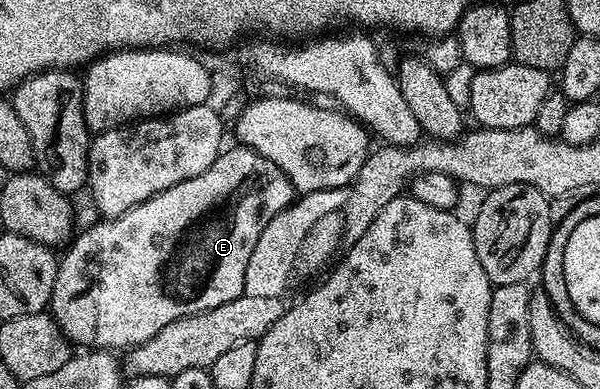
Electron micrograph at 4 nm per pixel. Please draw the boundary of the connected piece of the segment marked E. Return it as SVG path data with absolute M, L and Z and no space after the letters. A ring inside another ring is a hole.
M227 147L216 158L216 162L212 162L212 166L208 166L208 170L204 170L204 174L196 174L196 178L188 178L188 182L180 182L176 186L148 198L142 204L137 204L135 208L129 208L124 214L113 218L99 219L97 221L99 224L92 225L87 232L79 231L73 237L72 243L65 249L66 257L63 255L58 265L56 286L52 290L49 307L54 320L71 345L86 344L82 346L90 350L119 350L118 348L129 350L137 344L143 344L148 338L152 338L152 334L164 330L164 326L168 326L168 322L176 322L185 316L207 312L216 306L224 306L236 297L243 295L244 274L252 250L256 247L257 239L260 238L264 228L268 226L268 222L291 205L296 196L296 189L288 177L267 156L263 156L254 148L237 147Z

